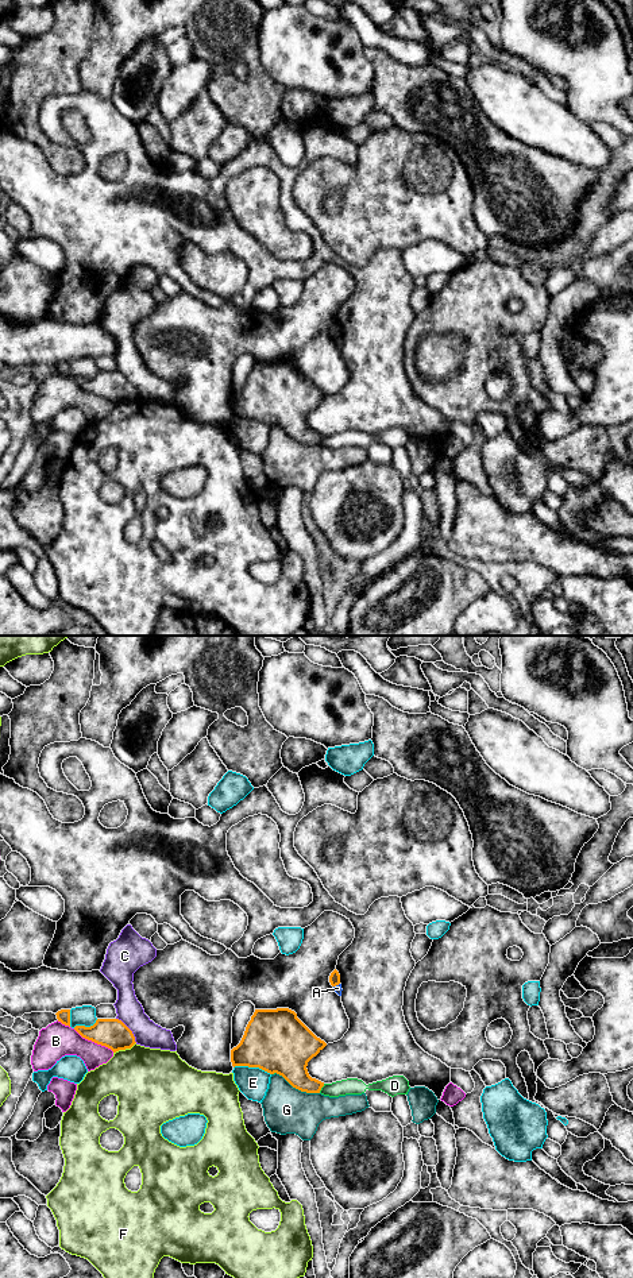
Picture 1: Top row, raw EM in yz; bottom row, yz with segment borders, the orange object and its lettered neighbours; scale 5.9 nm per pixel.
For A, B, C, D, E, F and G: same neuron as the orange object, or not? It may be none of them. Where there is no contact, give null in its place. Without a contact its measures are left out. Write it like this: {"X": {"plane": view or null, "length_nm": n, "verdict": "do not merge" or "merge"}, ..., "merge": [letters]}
{"A": {"plane": "yz", "length_nm": 50, "verdict": "do not merge"}, "B": {"plane": "yz", "length_nm": 280, "verdict": "do not merge"}, "C": {"plane": "yz", "length_nm": 200, "verdict": "do not merge"}, "D": {"plane": "yz", "length_nm": 70, "verdict": "do not merge"}, "E": {"plane": "yz", "length_nm": 220, "verdict": "do not merge"}, "F": {"plane": "yz", "length_nm": 150, "verdict": "do not merge"}, "G": {"plane": "yz", "length_nm": 300, "verdict": "do not merge"}, "merge": []}

